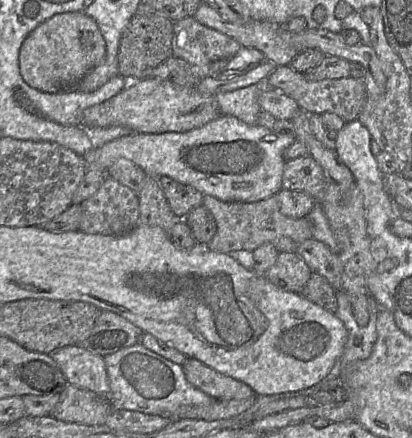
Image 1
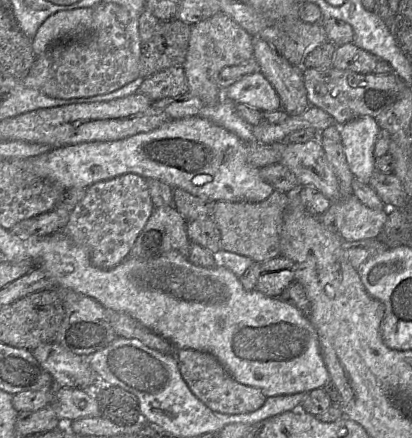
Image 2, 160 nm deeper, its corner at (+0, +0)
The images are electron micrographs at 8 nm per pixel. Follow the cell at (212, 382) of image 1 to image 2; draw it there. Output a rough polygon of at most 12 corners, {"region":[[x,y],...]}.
{"region":[[176,349],[192,393],[223,414],[253,412],[260,389],[237,382],[213,355]]}

